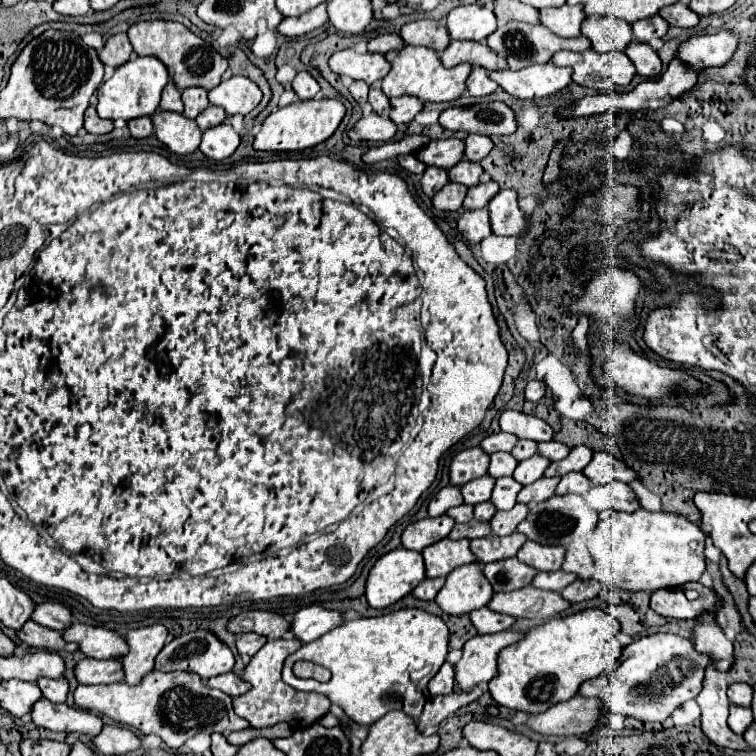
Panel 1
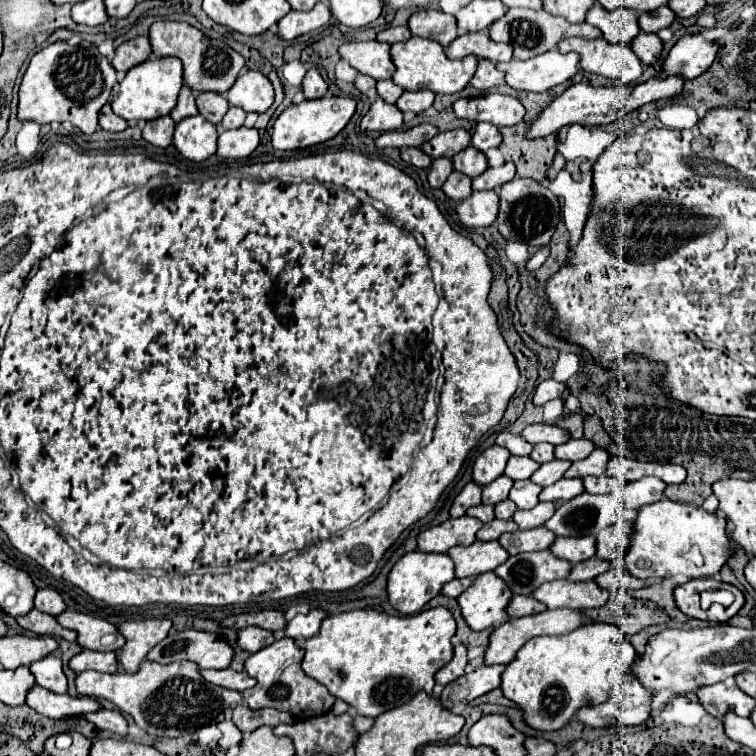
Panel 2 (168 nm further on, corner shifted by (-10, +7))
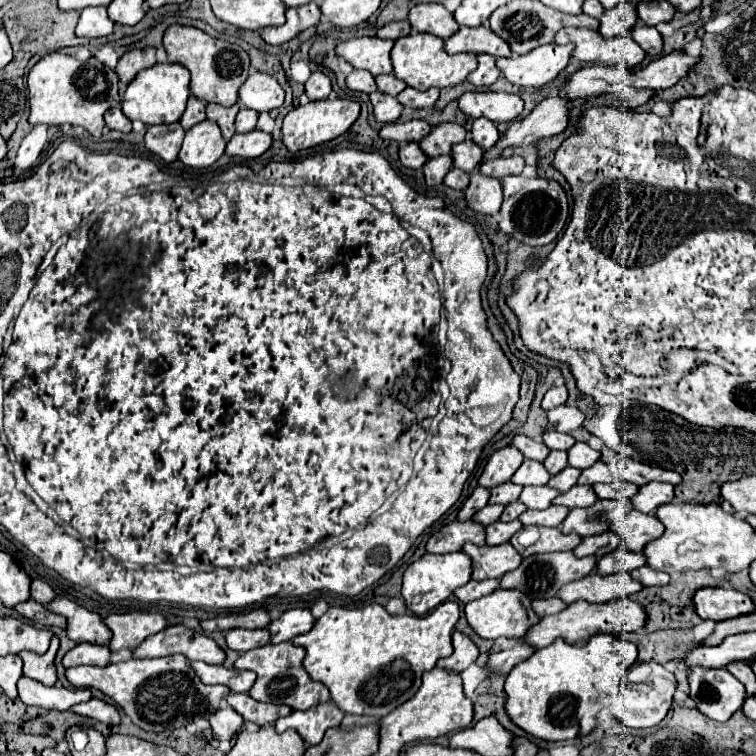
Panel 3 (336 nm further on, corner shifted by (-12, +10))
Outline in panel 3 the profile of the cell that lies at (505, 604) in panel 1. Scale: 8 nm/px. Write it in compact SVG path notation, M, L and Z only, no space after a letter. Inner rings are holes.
M618 572L610 576L600 576L600 574L588 574L586 578L574 580L568 586L564 586L558 594L566 604L586 600L592 604L604 604L622 596L632 596L640 592L644 586L634 580L628 572Z

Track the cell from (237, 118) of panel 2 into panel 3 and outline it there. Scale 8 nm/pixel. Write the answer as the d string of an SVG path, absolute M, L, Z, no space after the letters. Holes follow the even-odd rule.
M240 108L238 116L236 116L236 132L246 134L256 130L256 122L258 122L258 112L256 110L248 110L248 108Z

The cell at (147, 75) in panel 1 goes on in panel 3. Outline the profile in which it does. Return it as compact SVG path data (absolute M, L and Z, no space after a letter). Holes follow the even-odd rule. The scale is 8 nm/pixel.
M156 64L148 70L142 70L132 84L128 84L122 96L122 112L130 120L140 120L148 126L152 124L172 124L178 122L186 110L190 96L190 74L180 64Z

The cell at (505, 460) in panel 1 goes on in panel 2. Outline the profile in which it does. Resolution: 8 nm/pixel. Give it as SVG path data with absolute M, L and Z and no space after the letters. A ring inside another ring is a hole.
M512 455L508 459L508 463L506 463L504 475L508 475L514 481L518 481L518 479L530 479L530 475L534 473L534 469L538 469L538 463L534 459Z

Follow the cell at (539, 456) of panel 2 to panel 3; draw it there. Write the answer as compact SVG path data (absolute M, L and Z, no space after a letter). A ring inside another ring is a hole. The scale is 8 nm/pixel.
M552 450L544 462L546 470L550 472L550 476L562 472L566 466L568 466L568 454L566 452L560 452L560 450Z

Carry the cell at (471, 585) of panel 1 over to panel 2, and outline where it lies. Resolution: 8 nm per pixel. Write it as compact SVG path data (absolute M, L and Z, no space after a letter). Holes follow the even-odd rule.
M490 571L474 577L472 585L464 593L460 593L456 601L462 609L466 623L474 631L482 631L490 625L496 627L510 619L506 615L506 605L510 597L512 593L508 585Z

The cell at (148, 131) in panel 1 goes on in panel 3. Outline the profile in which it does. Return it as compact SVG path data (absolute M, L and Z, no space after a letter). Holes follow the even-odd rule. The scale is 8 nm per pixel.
M178 122L172 126L160 124L160 126L148 126L144 146L170 164L178 158L182 140L184 140L184 128Z

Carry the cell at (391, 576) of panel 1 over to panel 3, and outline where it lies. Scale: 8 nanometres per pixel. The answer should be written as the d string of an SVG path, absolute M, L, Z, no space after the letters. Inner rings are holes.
M452 552L452 554L424 554L418 562L410 564L404 572L404 584L402 584L402 596L406 600L406 606L418 614L424 616L430 610L434 610L438 604L448 600L456 588L468 584L472 578L472 558L466 552Z

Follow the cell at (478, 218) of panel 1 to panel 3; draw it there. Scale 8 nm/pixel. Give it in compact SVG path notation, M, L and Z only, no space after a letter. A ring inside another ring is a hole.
M474 172L470 176L470 186L466 188L466 202L472 210L480 214L498 214L502 204L500 180Z

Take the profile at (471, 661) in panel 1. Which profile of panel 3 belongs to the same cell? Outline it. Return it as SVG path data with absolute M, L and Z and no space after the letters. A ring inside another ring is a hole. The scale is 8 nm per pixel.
M620 598L620 600L606 602L606 604L574 602L566 610L562 610L560 614L542 618L536 626L532 626L532 630L526 634L524 640L532 642L532 646L536 646L536 648L544 648L558 638L562 638L564 642L574 644L574 646L584 646L588 642L588 638L592 638L594 634L620 636L620 634L628 634L628 632L638 632L638 630L644 628L646 620L648 620L646 608L640 606L638 602L630 600L630 598Z

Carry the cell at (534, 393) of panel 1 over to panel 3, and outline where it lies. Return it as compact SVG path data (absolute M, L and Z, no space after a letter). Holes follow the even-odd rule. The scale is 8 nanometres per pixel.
M560 386L560 388L550 388L548 392L546 392L546 396L544 396L544 400L542 400L542 410L552 410L552 408L556 408L556 406L562 406L562 404L566 404L566 400L568 400L568 390L566 390L566 386Z

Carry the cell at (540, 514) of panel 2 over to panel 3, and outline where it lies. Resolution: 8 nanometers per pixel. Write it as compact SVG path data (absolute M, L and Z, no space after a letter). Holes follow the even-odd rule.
M550 506L548 510L526 510L524 514L520 514L518 520L524 526L534 524L534 526L552 526L552 528L556 528L564 522L568 512L570 510L564 508L564 506Z

